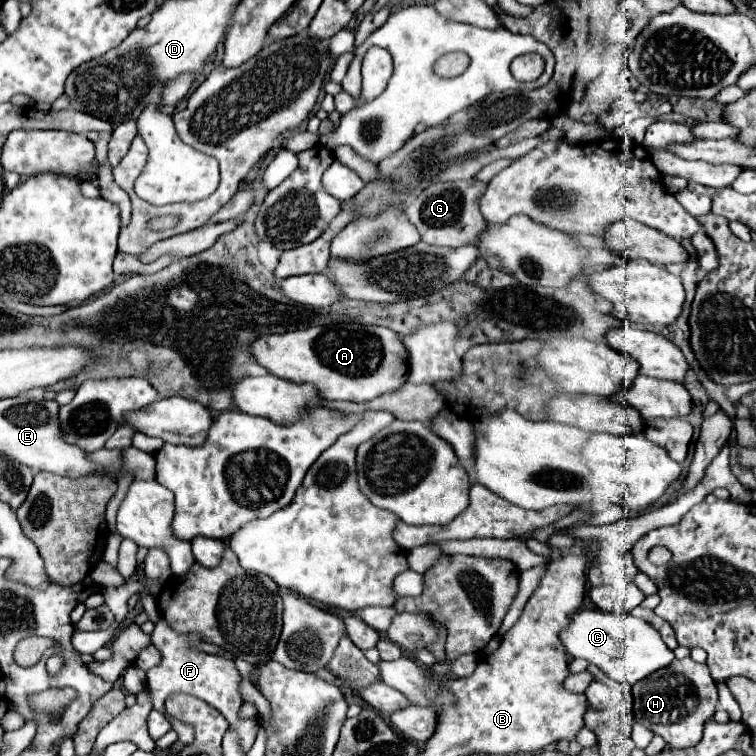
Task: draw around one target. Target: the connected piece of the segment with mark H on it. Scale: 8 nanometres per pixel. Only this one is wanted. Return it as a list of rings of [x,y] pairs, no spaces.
[[[691,658],[673,660],[671,666],[649,674],[633,686],[633,706],[635,722],[659,734],[669,748],[687,748],[701,740],[703,724],[711,720],[717,706],[717,688],[707,664],[697,664]]]

